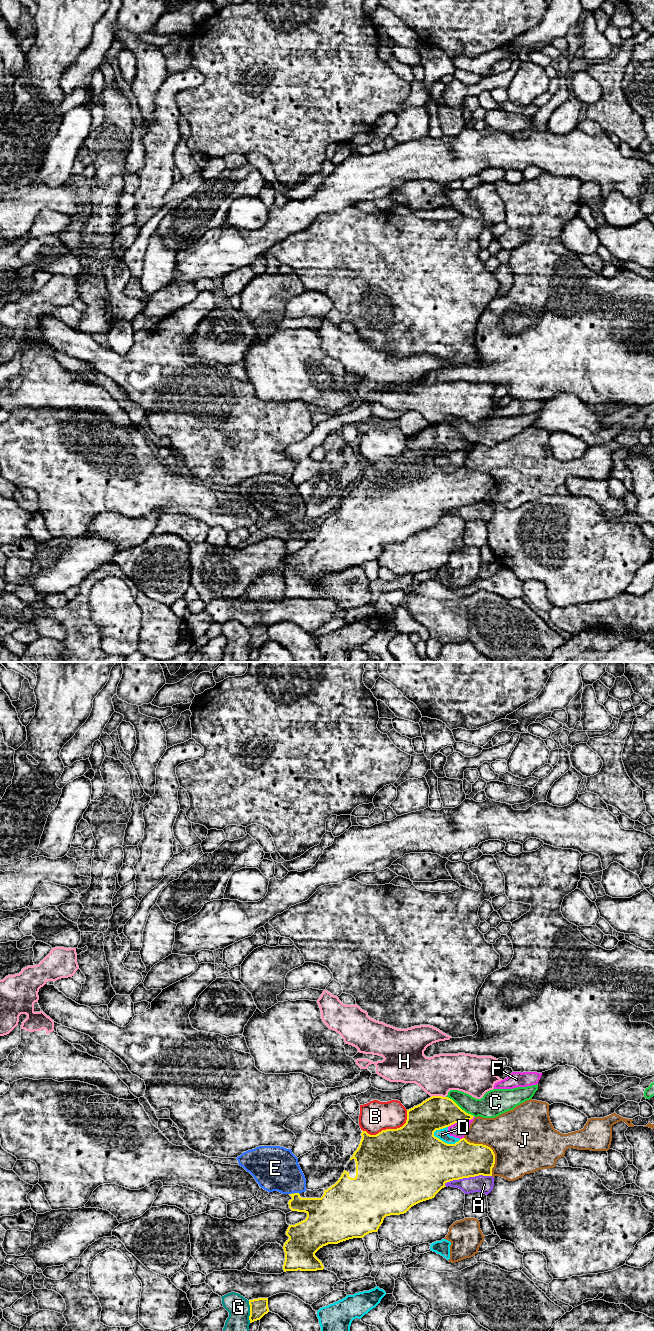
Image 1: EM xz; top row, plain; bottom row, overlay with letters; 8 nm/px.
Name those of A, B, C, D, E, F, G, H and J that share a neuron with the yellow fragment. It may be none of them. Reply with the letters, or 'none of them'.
none of them

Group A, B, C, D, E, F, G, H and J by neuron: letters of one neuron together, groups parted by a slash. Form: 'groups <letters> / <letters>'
groups A E / B / C / D F / G / H / J

